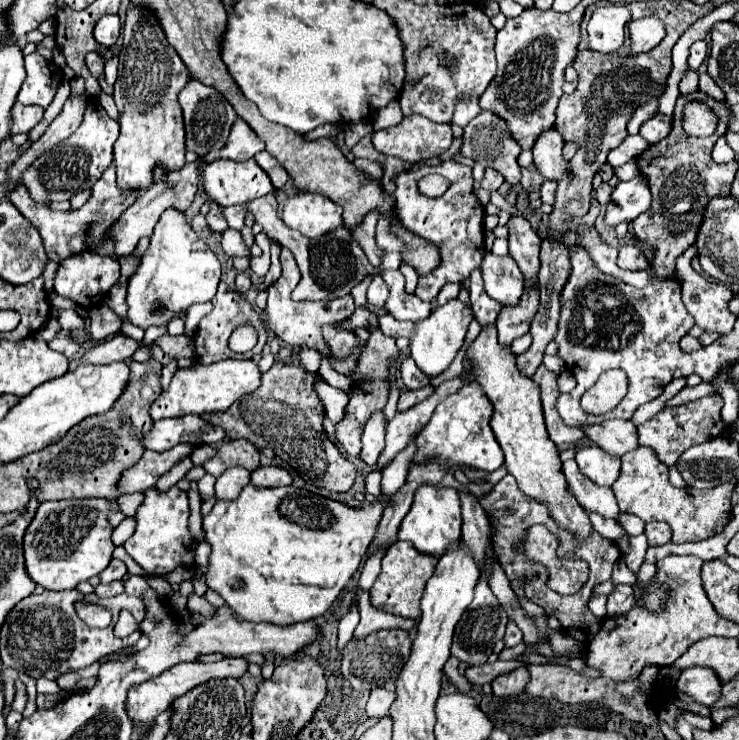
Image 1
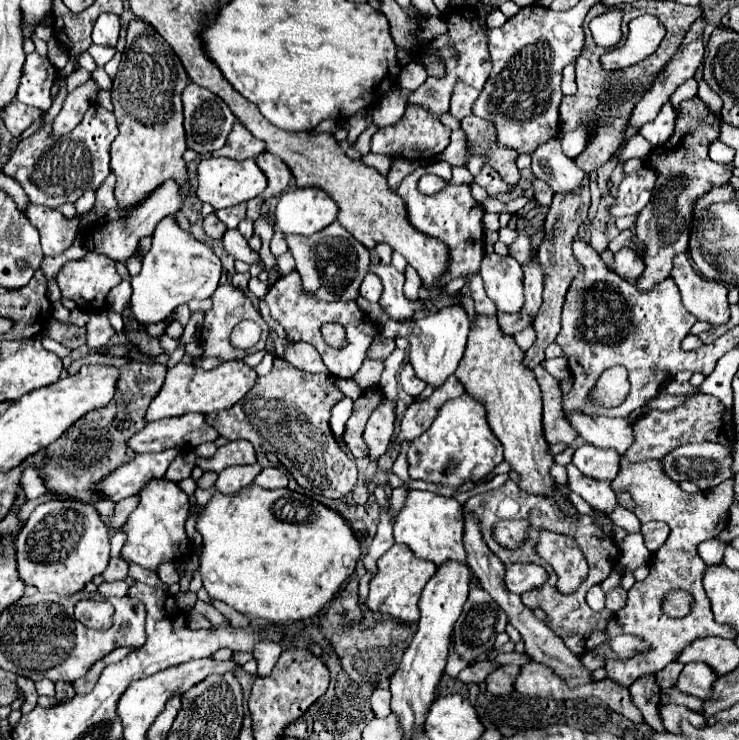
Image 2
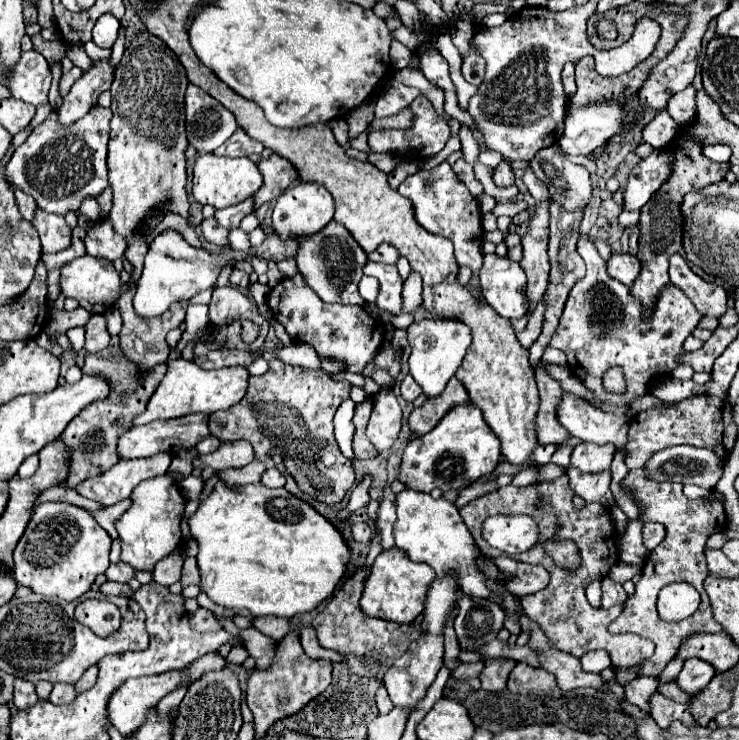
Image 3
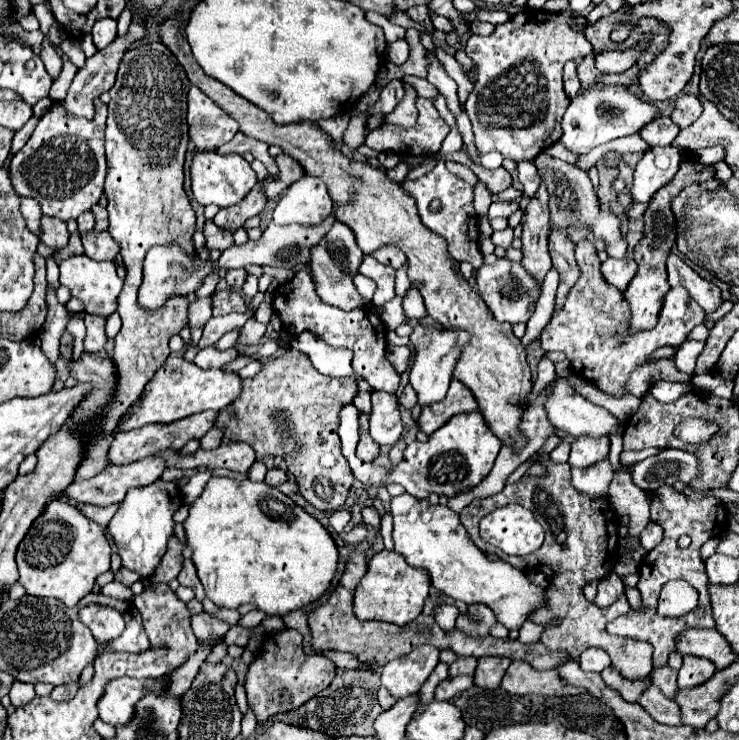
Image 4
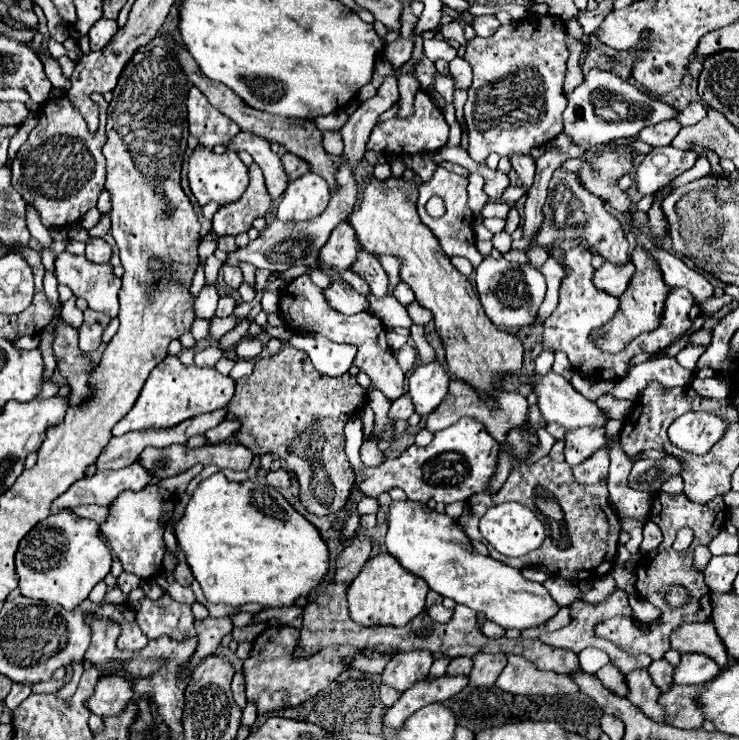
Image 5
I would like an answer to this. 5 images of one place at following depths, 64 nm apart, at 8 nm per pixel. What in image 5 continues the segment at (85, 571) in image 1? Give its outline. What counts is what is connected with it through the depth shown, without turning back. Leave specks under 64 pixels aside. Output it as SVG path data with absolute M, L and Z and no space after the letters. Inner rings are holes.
M64 508L64 512L56 512L44 520L40 520L40 524L36 524L22 538L18 552L16 552L16 572L20 578L18 586L20 586L22 594L28 598L36 598L36 600L56 602L56 604L64 606L66 610L76 608L84 598L88 598L90 590L110 572L110 564L112 564L112 554L100 536L100 524L94 520L82 518L68 508Z

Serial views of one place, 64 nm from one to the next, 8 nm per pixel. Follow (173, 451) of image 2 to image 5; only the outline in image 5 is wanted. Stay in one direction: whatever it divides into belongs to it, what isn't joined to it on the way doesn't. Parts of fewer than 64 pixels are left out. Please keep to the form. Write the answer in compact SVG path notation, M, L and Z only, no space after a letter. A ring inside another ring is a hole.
M140 462L120 470L98 470L94 476L78 480L72 484L72 488L58 496L52 504L52 512L58 512L60 508L76 508L80 504L110 506L112 500L116 500L116 496L120 496L124 490L142 490L152 480L154 474Z

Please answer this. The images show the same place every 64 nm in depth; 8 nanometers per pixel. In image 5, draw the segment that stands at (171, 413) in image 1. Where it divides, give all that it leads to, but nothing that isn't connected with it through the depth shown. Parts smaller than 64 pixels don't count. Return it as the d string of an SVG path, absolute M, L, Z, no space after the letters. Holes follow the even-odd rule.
M166 356L166 360L150 372L134 408L116 424L112 434L122 436L132 430L176 426L192 416L224 408L232 400L234 390L236 382L230 376L222 376L216 368L200 368L196 364L184 366L178 356Z

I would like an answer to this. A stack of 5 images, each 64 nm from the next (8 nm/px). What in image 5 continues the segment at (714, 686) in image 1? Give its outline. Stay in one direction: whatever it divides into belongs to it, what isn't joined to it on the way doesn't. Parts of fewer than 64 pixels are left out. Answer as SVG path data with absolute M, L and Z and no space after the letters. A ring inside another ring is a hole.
M682 654L680 664L674 670L674 682L676 684L702 684L708 680L714 680L714 676L720 672L718 664L702 654Z

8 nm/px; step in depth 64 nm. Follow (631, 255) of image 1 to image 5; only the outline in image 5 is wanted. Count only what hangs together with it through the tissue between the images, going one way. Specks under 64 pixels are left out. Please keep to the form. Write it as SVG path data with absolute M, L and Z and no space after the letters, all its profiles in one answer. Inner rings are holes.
M604 262L596 272L594 272L594 284L604 290L610 292L614 296L622 296L622 292L626 290L632 274L634 274L634 264L608 264Z

